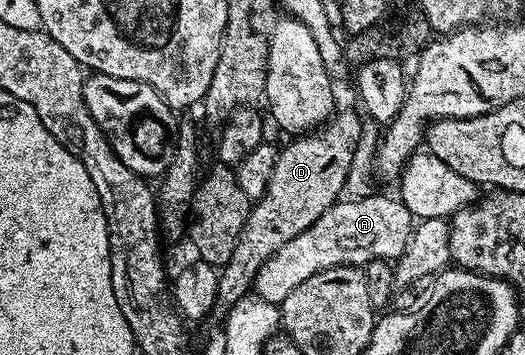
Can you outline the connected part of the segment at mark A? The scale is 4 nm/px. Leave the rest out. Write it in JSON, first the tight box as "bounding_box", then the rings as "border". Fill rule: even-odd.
{"bounding_box":[253,193,412,305],"border":[[[367,193],[361,197],[350,197],[347,199],[347,203],[338,201],[334,206],[328,208],[310,228],[305,229],[299,236],[292,238],[282,248],[277,249],[260,265],[260,269],[253,279],[253,290],[258,297],[266,302],[281,305],[284,297],[288,297],[288,293],[292,293],[292,289],[296,289],[296,285],[308,281],[308,277],[312,277],[324,269],[357,267],[371,263],[374,259],[397,260],[406,247],[406,242],[410,240],[410,232],[412,230],[411,213],[402,204],[401,198],[394,197],[394,199],[389,199],[386,195]]]}

